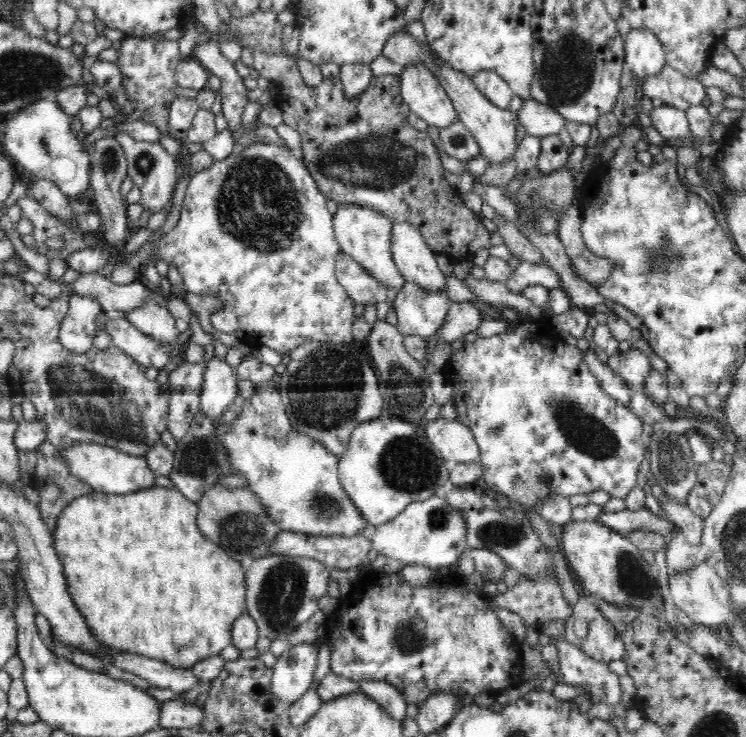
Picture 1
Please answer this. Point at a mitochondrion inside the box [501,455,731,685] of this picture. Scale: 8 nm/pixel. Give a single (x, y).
(634, 580)

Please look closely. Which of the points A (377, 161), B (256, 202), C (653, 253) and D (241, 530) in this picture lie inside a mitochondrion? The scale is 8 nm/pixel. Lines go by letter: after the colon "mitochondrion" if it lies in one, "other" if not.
A: mitochondrion
B: mitochondrion
C: mitochondrion
D: mitochondrion

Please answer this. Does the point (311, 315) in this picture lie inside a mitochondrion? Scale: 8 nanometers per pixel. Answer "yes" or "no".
no

